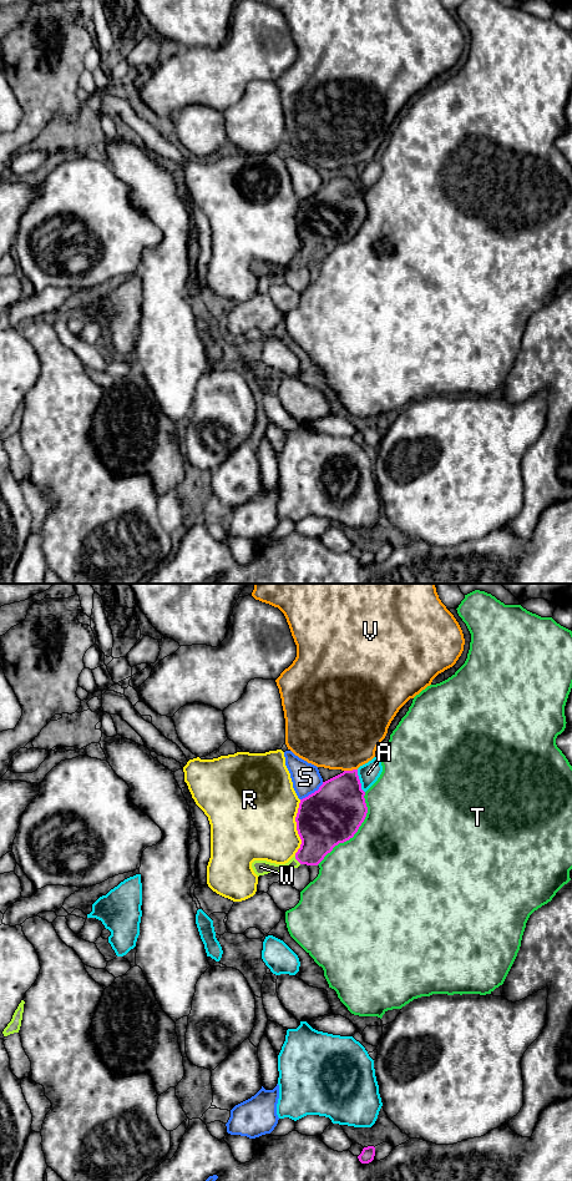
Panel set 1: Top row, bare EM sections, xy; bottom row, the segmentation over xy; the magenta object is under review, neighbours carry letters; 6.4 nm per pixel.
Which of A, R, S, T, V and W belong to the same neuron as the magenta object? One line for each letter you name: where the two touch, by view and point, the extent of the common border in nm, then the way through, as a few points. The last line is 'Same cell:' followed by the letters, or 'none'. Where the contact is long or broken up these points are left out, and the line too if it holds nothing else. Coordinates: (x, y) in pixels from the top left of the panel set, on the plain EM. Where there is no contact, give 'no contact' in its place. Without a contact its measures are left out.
W: xy (297, 261) | 70 nm | across xy (320, 231), (318, 240), (297, 261), (284, 268), (261, 268)
Same cell: W

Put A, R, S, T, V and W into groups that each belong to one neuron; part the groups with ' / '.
A / R / S / T / V / W

